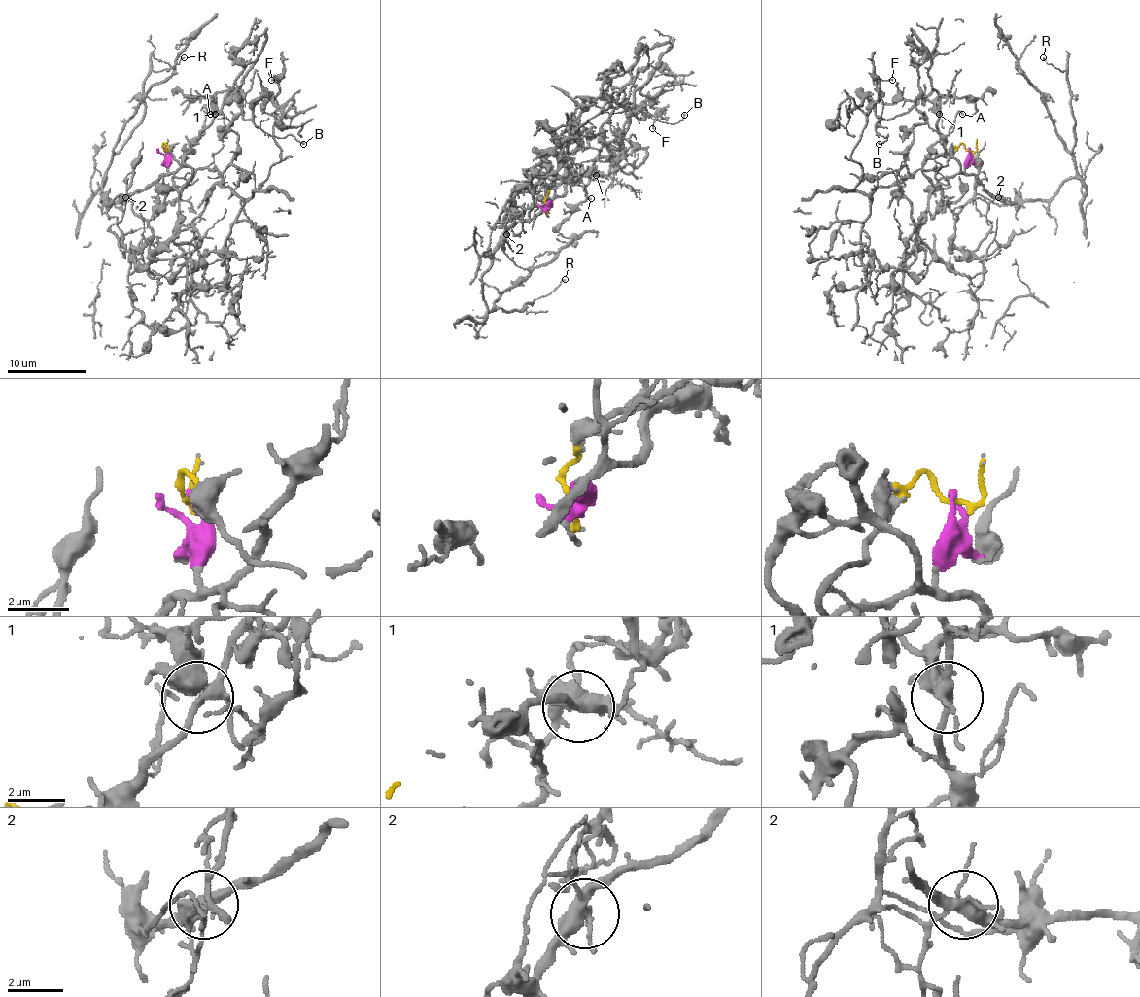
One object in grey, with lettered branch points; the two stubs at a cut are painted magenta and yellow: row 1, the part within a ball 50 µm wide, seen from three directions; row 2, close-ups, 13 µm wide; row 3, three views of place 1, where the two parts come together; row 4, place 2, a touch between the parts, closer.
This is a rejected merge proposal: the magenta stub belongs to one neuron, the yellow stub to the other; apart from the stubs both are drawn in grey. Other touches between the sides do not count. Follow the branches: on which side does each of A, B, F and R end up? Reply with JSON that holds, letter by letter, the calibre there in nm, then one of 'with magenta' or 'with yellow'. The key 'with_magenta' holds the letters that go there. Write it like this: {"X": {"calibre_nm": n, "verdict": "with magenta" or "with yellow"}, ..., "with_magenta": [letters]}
{"A": {"calibre_nm": 100, "verdict": "with magenta"}, "B": {"calibre_nm": 120, "verdict": "with magenta"}, "F": {"calibre_nm": 120, "verdict": "with yellow"}, "R": {"calibre_nm": 100, "verdict": "with magenta"}, "with_magenta": ["A", "B", "R"]}

